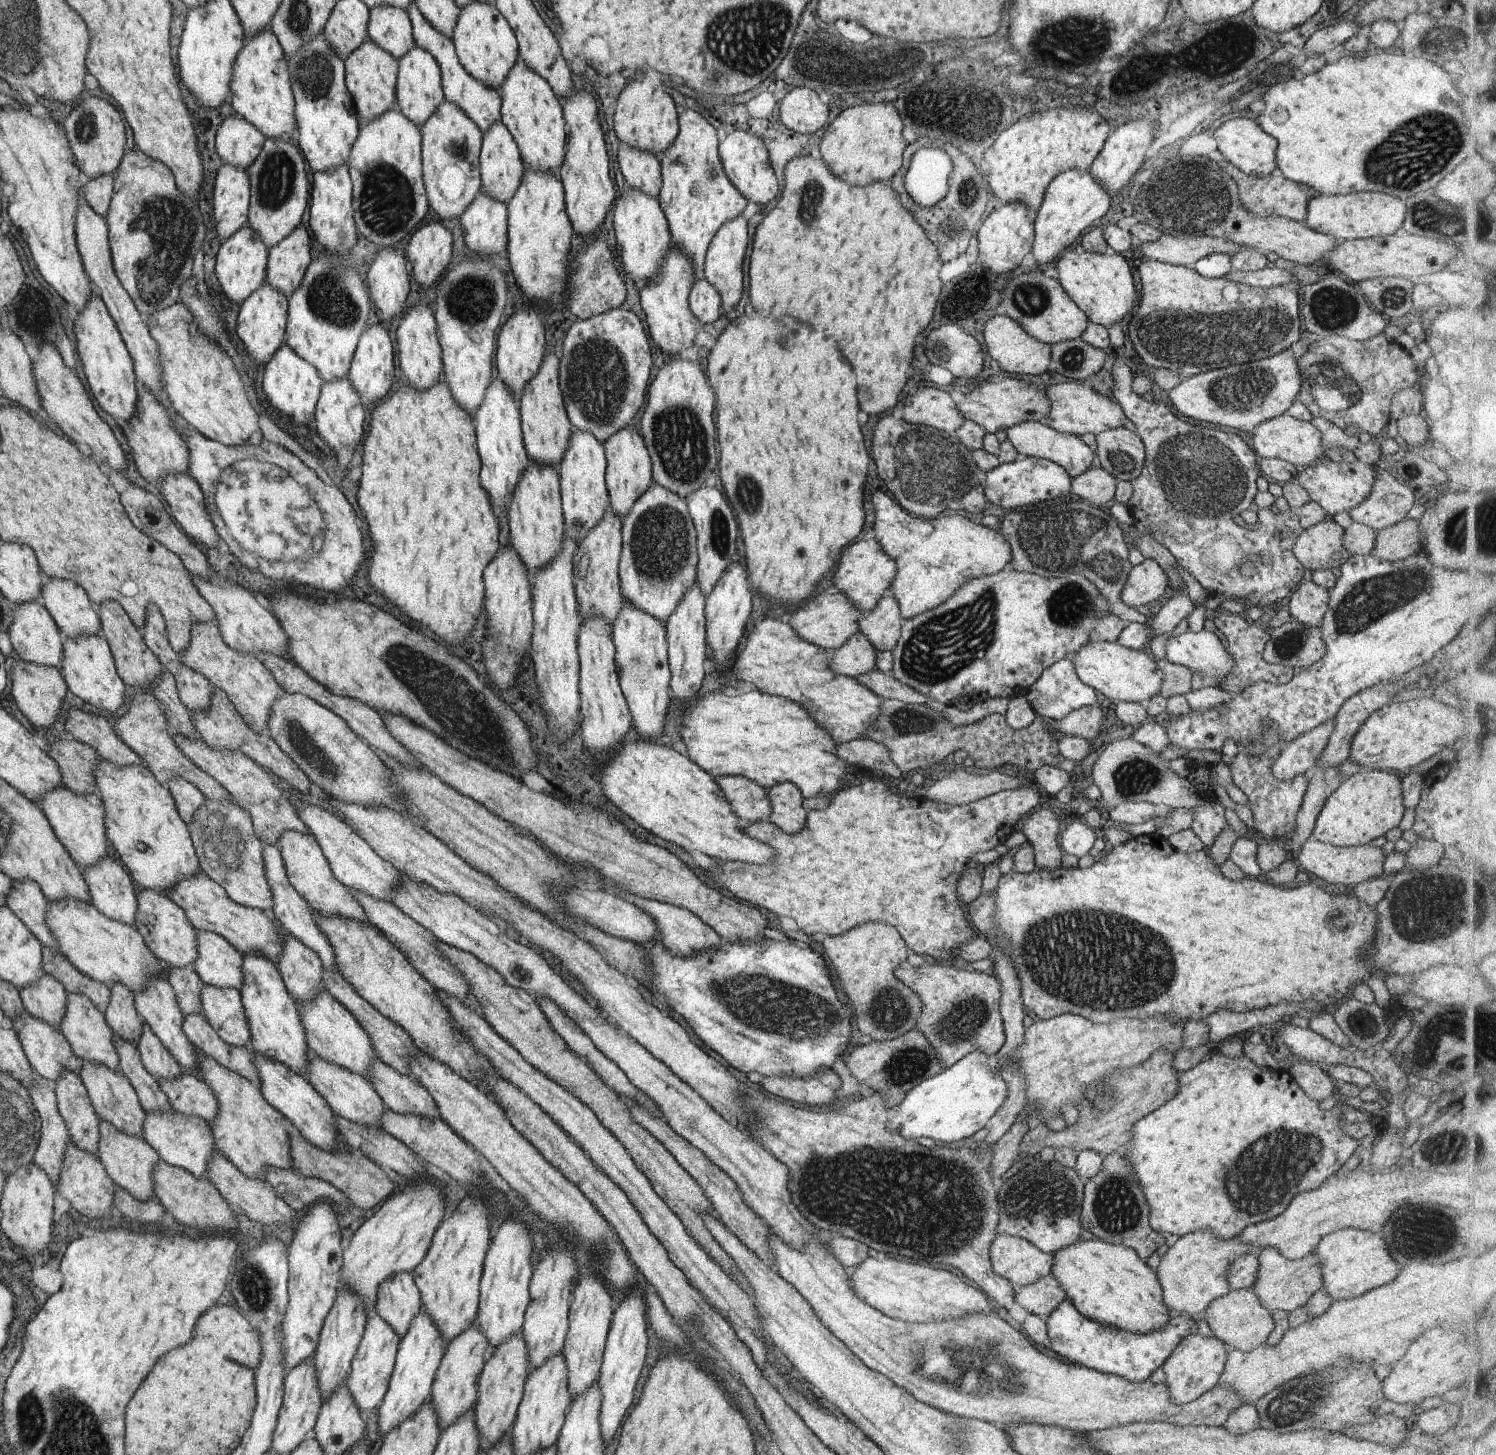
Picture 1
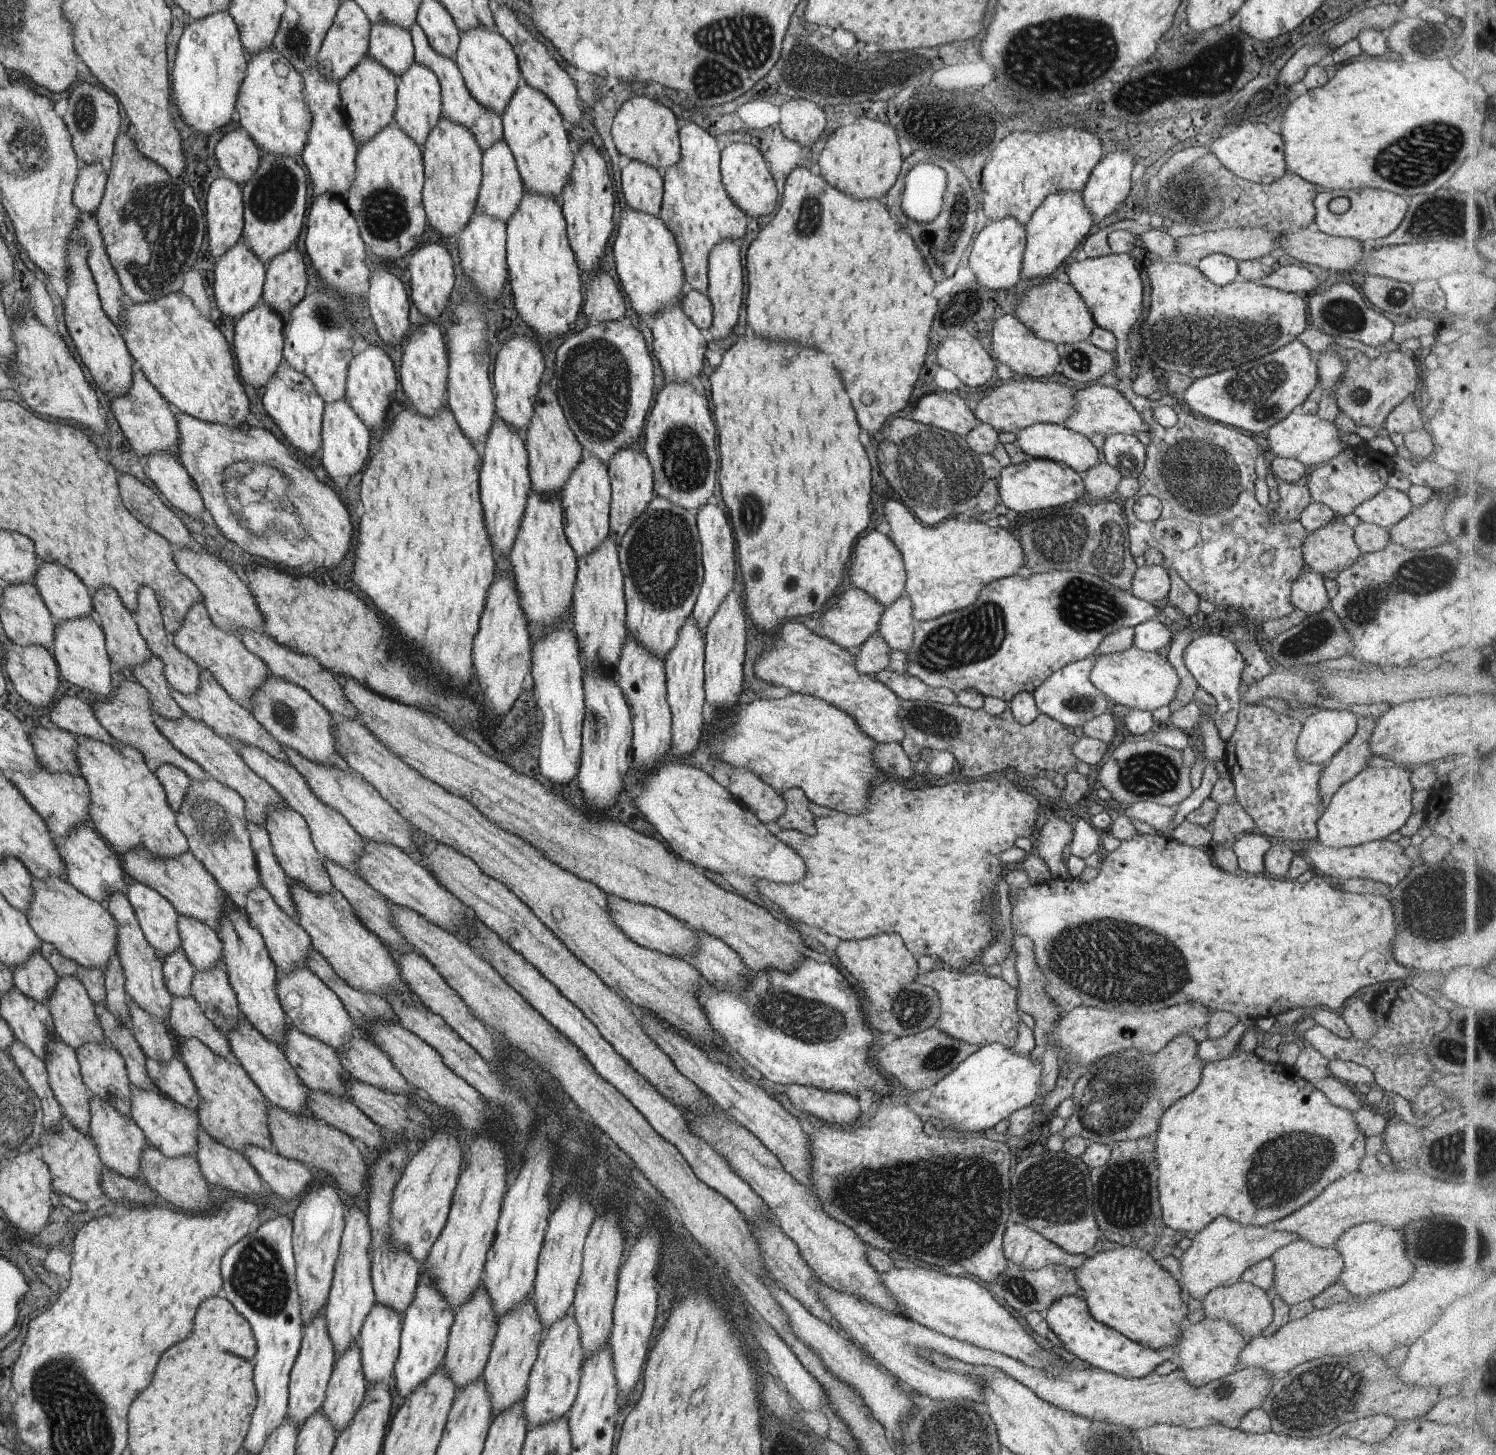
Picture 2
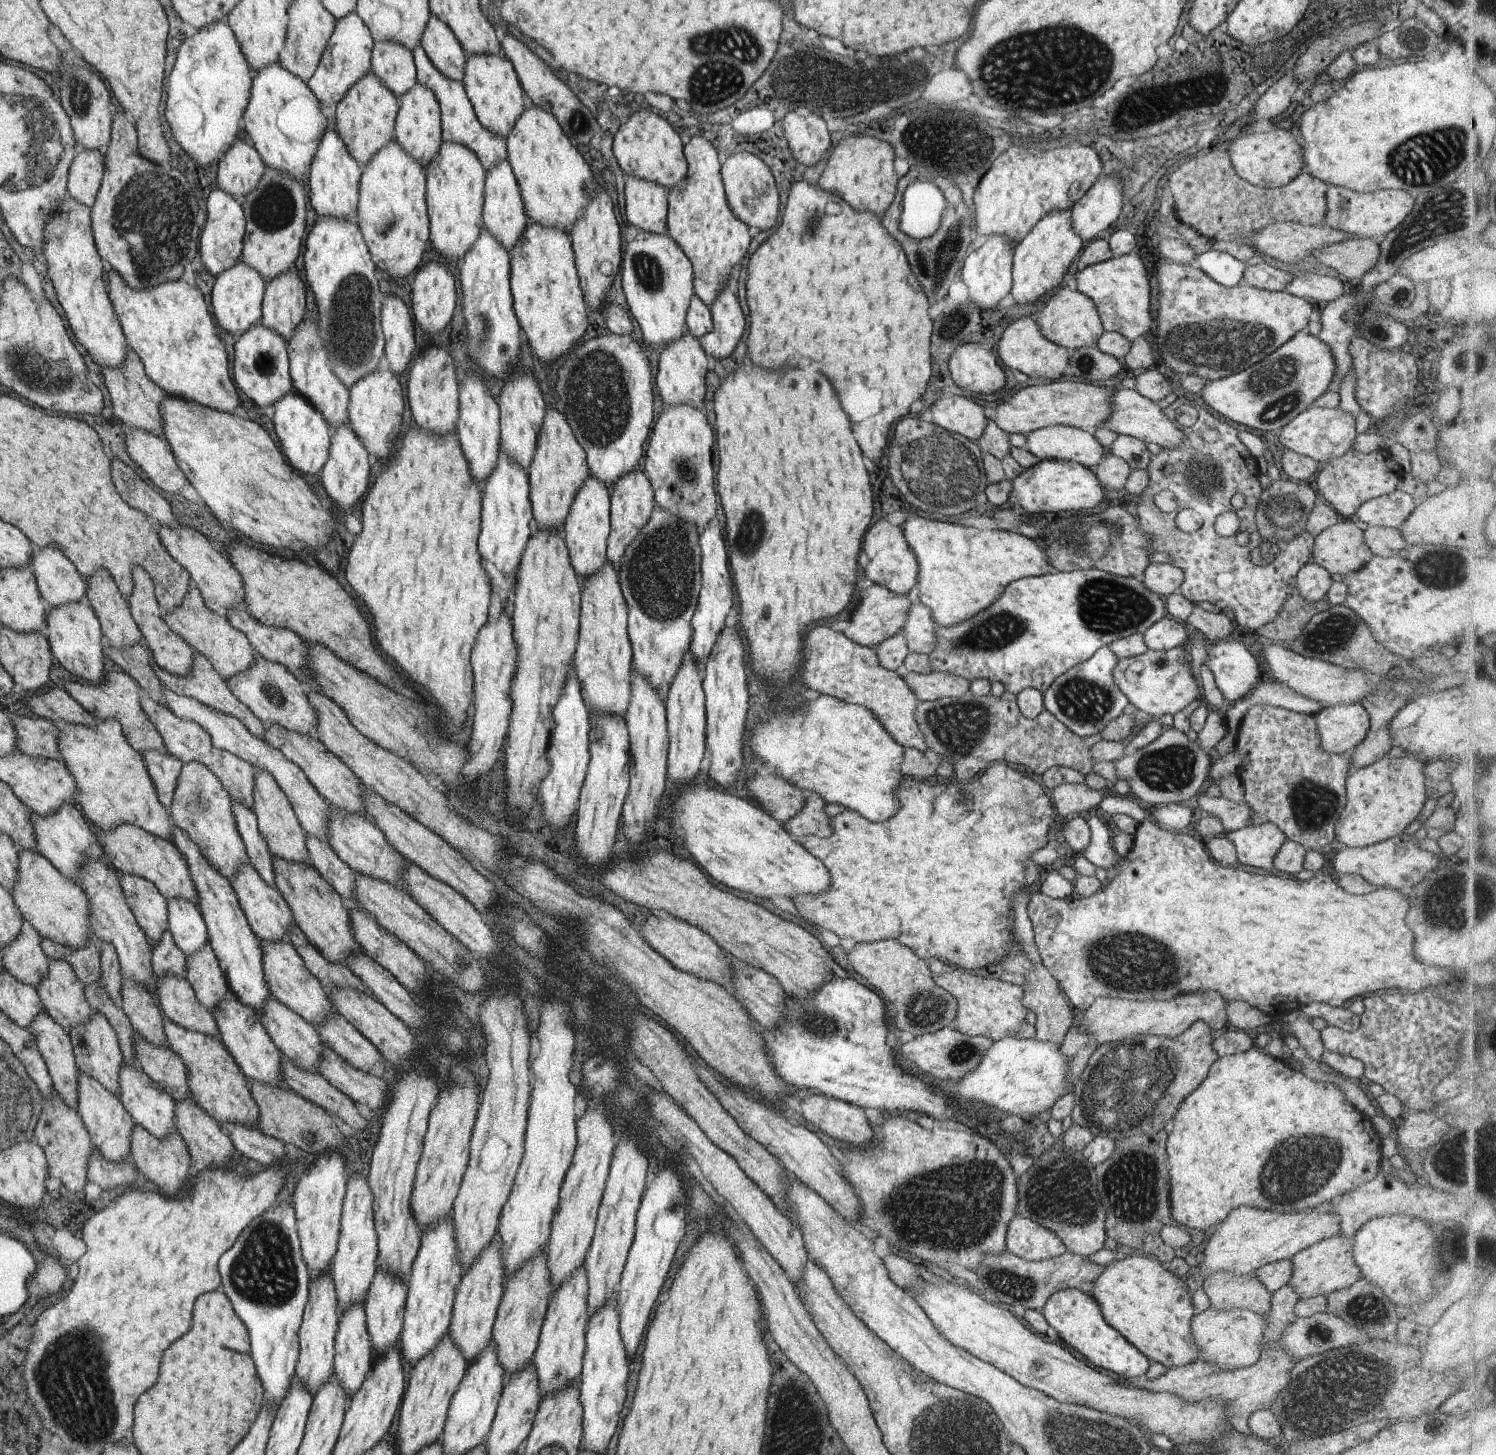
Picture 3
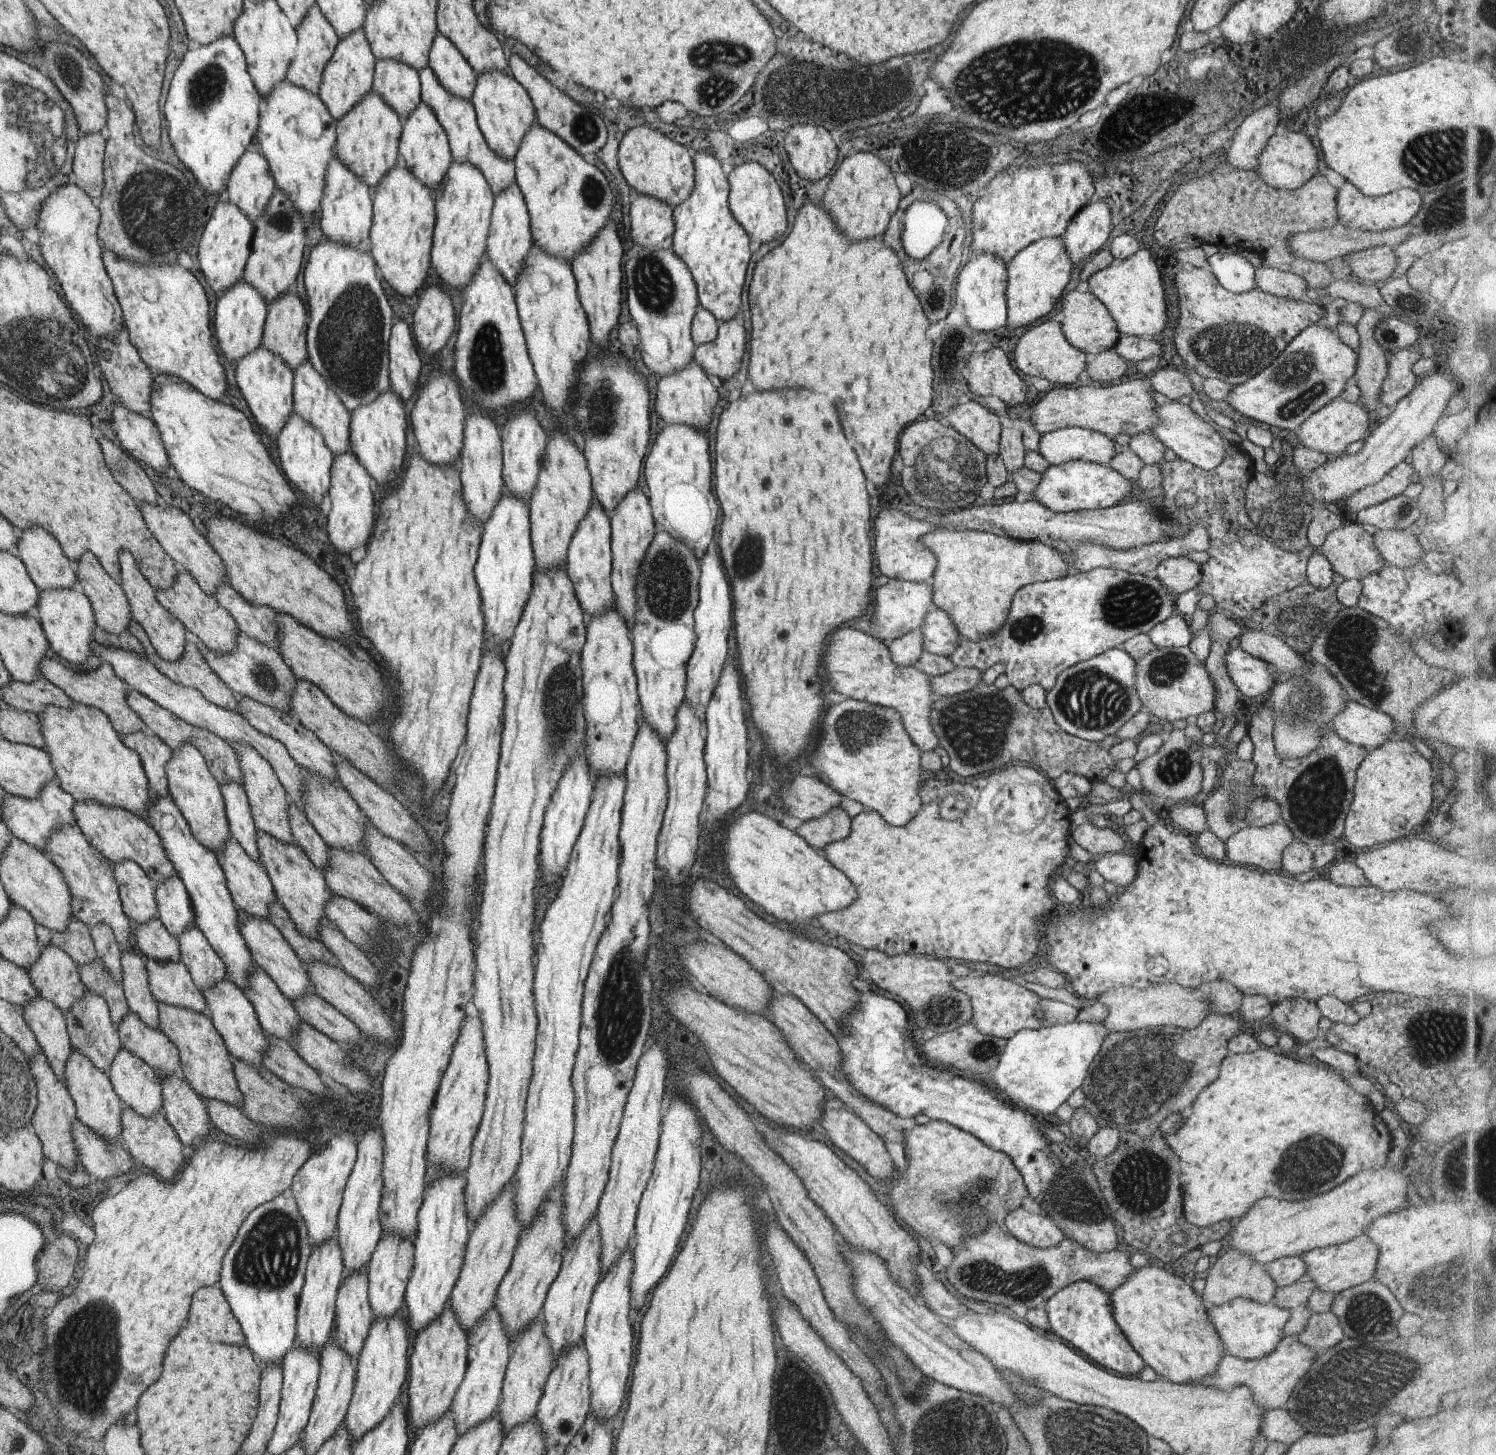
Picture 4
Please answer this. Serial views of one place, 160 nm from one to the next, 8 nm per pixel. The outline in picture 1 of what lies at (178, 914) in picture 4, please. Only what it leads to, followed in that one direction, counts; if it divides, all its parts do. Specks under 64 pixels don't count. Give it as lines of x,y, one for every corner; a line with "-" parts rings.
197,930
195,972
203,985
236,988
242,985
242,955
224,937
213,931

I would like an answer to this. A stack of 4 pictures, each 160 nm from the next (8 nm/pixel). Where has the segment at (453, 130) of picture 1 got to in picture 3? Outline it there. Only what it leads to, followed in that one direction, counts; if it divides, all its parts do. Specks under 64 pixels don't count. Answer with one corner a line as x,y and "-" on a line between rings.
442,141
440,151
425,167
427,167
426,201
430,216
431,246
433,250
437,250
437,254
443,256
445,264
451,262
452,267
457,266
466,252
474,246
481,233
481,226
484,223
481,222
481,206
484,206
483,176
486,174
483,174
482,163
474,152
471,152
465,145
447,141

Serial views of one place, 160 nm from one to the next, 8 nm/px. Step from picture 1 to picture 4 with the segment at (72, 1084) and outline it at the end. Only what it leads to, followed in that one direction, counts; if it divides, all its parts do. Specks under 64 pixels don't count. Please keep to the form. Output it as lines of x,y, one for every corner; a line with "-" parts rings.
39,994
21,1006
21,1013
50,1067
64,1084
66,1060
72,1049
64,1013

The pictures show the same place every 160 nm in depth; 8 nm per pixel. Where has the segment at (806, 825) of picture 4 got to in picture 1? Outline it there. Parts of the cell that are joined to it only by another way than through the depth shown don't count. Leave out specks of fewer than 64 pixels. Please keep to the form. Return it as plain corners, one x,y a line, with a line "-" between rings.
781,783
766,789
770,800
768,822
788,835
797,834
805,824
803,796
793,783

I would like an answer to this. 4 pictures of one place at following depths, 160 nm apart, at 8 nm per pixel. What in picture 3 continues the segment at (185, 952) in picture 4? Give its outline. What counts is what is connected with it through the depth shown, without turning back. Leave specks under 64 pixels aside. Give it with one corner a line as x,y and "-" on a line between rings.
208,942
203,943
198,951
185,957
185,979
194,989
199,1002
211,1011
229,992
229,985
226,983
226,977
221,971
218,959

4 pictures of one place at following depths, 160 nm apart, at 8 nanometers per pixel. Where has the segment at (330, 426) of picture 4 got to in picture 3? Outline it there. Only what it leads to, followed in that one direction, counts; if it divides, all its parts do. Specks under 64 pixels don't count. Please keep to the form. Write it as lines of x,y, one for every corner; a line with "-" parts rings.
310,318
299,325
299,328
296,328
292,338
287,341
288,355
290,356
290,375
296,393
322,413
327,424
336,428
341,427
349,419
349,392
332,371
327,348
324,346
320,334
316,320

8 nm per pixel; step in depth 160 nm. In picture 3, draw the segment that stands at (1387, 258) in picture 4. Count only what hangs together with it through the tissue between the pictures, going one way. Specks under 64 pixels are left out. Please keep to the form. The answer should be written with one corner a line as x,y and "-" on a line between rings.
1351,238
1322,247
1310,256
1317,262
1334,268
1338,274
1351,278
1362,276
1374,267
1379,256
1377,240

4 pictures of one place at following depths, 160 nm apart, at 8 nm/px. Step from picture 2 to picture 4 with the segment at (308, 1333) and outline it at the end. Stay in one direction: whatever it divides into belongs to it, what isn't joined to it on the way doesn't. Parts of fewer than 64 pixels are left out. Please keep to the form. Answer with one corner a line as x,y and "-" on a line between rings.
337,1236
331,1237
311,1251
310,1258
306,1262
305,1282
299,1295
298,1304
298,1342
304,1349
320,1351
325,1344
333,1326
333,1300
337,1294
339,1278
343,1272
342,1252
338,1244

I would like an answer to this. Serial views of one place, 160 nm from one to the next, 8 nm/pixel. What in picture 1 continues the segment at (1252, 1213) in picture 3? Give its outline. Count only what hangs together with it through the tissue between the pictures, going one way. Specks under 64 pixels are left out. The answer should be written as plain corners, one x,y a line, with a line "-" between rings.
1199,1229
1179,1237
1160,1257
1160,1263
1155,1268
1169,1314
1175,1316
1185,1312
1192,1318
1194,1314
1204,1312
1213,1299
1230,1291
1226,1277
1230,1263
1247,1254
1257,1255
1261,1249
1244,1243
1239,1237
1220,1239
1209,1229

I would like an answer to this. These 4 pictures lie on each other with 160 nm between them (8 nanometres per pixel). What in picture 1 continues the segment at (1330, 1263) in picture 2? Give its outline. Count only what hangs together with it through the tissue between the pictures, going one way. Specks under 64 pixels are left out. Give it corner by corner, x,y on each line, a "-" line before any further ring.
1265,1247
1257,1254
1258,1271
1251,1290
1257,1295
1260,1305
1269,1312
1285,1310
1290,1313
1304,1302
1317,1289
1322,1288
1322,1268
1313,1253
1307,1253
1298,1259
1284,1257
1278,1248

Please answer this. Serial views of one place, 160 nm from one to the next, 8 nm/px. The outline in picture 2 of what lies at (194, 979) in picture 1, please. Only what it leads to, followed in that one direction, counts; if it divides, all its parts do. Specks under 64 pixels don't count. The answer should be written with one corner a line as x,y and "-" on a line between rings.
179,946
165,956
161,956
162,975
166,989
171,996
184,996
190,994
190,982
193,979
194,965
186,959
185,953

